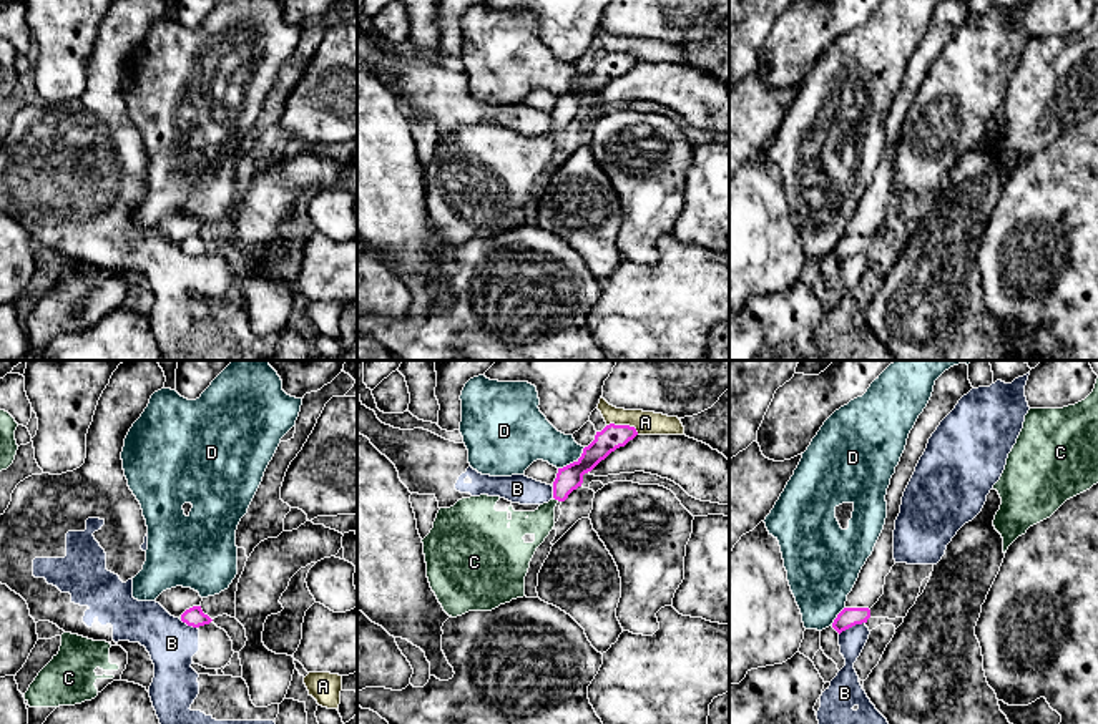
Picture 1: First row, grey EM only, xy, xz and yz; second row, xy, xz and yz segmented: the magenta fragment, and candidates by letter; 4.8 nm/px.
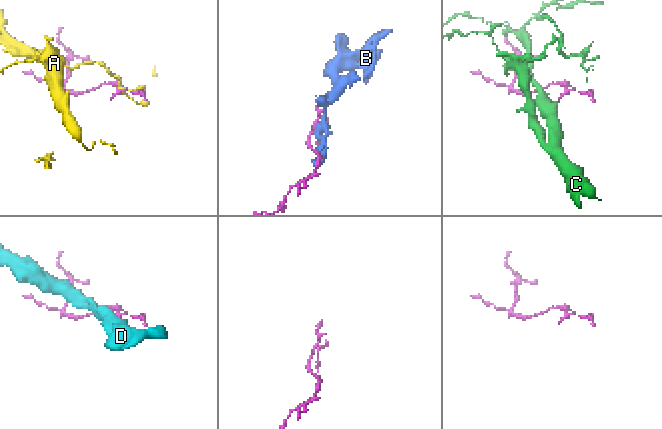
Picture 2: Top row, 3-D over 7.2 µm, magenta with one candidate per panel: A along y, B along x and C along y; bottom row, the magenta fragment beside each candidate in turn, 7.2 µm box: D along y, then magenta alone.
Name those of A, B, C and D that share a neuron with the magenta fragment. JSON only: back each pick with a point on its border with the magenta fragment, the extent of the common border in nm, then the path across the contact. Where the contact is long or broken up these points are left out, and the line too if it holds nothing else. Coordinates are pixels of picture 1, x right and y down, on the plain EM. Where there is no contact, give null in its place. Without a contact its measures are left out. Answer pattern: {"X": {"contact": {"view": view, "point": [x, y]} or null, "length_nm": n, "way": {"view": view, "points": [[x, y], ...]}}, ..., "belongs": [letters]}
{"C": {"contact": {"view": "xz", "point": [557, 127]}, "length_nm": 40}, "belongs": ["C"]}

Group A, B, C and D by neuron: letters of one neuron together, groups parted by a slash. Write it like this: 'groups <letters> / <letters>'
groups A / B / C / D

